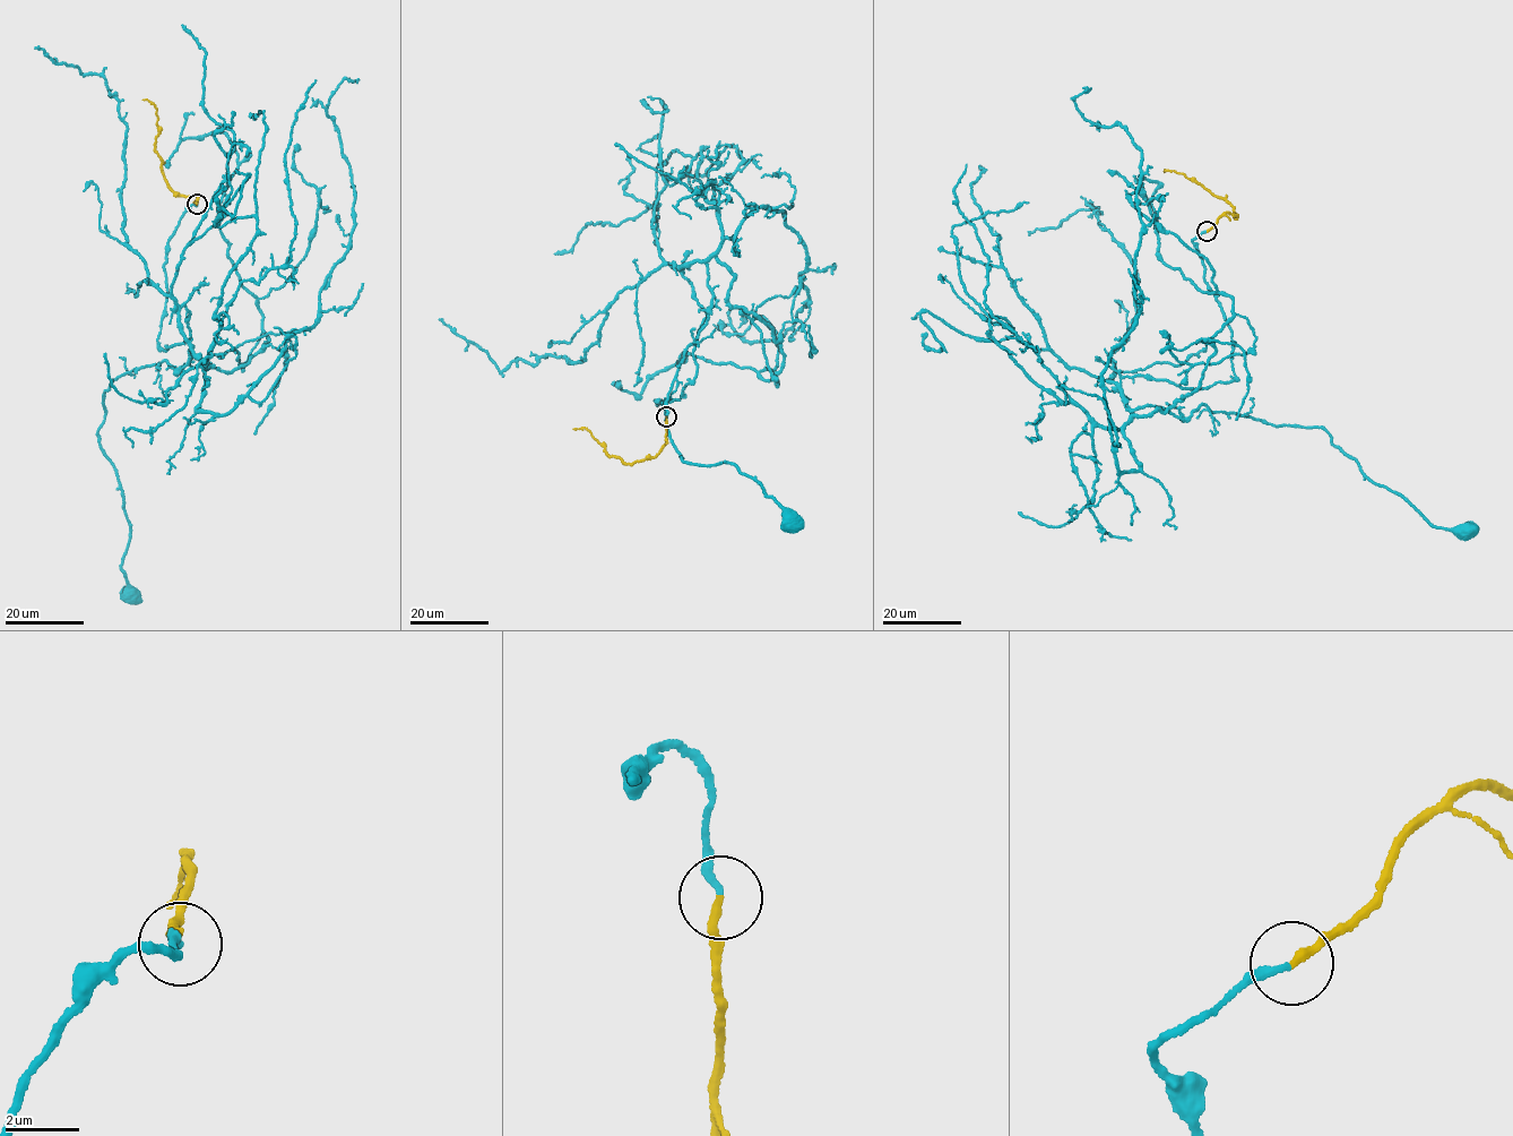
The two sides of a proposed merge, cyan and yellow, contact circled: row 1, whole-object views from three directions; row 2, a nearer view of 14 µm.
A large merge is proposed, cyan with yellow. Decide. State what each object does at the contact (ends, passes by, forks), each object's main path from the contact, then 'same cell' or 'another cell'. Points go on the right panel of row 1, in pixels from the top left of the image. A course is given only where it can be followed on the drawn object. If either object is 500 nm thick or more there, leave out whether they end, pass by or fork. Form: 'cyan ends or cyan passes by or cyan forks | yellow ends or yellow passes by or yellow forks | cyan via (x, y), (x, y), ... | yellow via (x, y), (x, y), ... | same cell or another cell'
cyan ends | yellow ends | cyan via (1205, 231), (1192, 239), (1236, 378), (1123, 377), (1126, 407), (1317, 427), (1431, 524), (1466, 528) | yellow via (1207, 231), (1228, 213), (1236, 216), (1233, 206), (1182, 173), (1164, 172) | same cell

